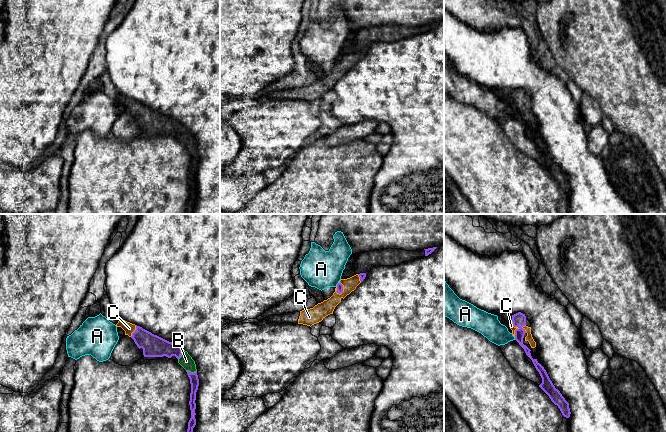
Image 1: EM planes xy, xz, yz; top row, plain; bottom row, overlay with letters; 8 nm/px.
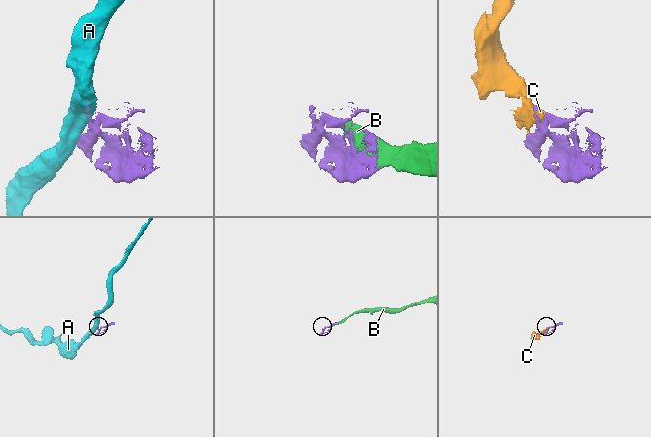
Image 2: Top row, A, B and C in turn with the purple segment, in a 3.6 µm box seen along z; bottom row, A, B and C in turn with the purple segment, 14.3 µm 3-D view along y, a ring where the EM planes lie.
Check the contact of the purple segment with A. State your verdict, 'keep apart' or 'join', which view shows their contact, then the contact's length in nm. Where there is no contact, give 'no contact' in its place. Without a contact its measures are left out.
keep apart | yz | 30 nm

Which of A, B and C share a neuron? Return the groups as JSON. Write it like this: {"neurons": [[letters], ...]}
{"neurons": [["A"], ["B", "C"]]}

